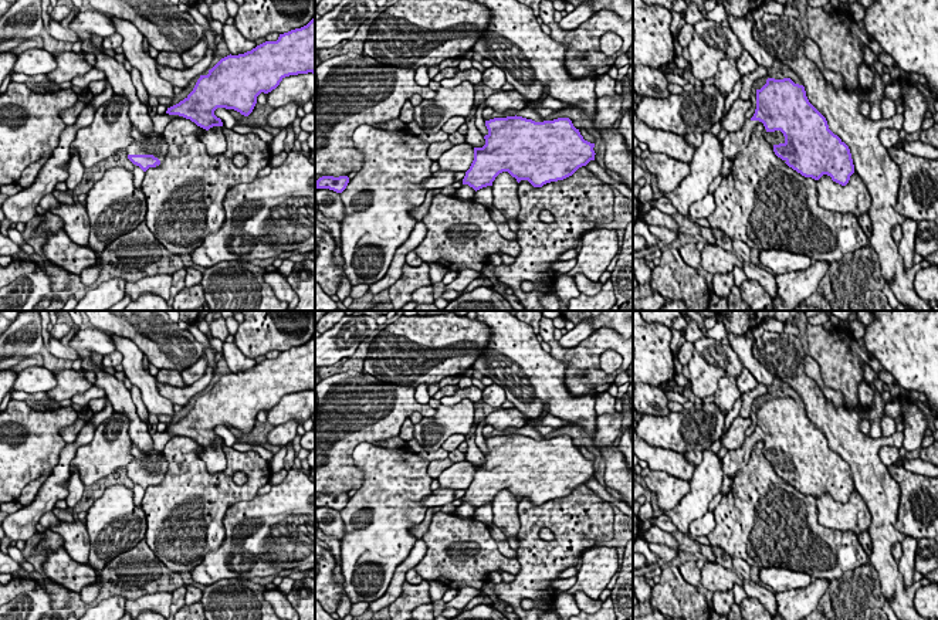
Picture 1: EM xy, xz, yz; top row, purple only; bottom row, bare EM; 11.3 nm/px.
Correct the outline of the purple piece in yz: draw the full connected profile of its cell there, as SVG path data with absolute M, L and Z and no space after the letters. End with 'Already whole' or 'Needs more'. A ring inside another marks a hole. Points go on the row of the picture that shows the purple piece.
M768 78L766 84L756 89L756 109L751 119L746 119L739 132L728 133L722 140L724 157L734 160L751 139L754 128L762 122L763 136L769 140L775 155L789 167L805 177L819 180L823 175L833 182L846 186L854 173L854 165L849 146L834 135L826 118L809 102L803 85L795 84L790 78Z. Needs more

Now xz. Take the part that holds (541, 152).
M515 115L485 121L485 126L485 145L474 148L474 160L463 179L463 184L475 192L492 186L502 172L508 172L518 183L528 180L534 187L542 187L572 176L579 167L595 160L595 143L585 140L569 118L535 122Z. Already whole

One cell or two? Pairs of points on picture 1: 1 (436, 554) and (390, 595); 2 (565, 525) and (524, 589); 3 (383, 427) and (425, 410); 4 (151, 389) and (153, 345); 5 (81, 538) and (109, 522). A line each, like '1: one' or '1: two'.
1: two
2: one
3: one
4: two
5: two

